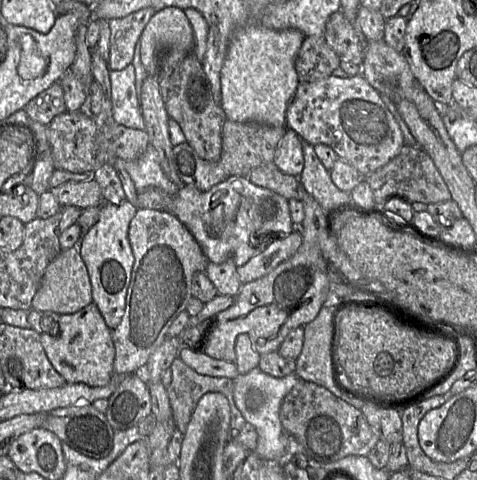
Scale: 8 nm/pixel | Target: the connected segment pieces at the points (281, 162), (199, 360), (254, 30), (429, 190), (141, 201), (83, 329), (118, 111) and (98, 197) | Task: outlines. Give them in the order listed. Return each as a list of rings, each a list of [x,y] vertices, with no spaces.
[[[291,128],[286,129],[276,147],[274,163],[281,172],[289,176],[299,176],[303,171],[302,140]]]
[[[198,346],[181,347],[178,358],[201,375],[230,379],[235,379],[240,375],[235,362],[214,359],[205,354],[203,349],[204,347]]]
[[[259,23],[233,33],[220,74],[220,107],[227,120],[286,126],[286,109],[299,84],[295,60],[304,37],[296,29],[275,30]]]
[[[405,145],[387,164],[363,177],[373,193],[375,204],[385,203],[392,196],[409,202],[431,204],[451,199],[451,193],[431,157],[418,146]]]
[[[231,176],[205,192],[184,184],[172,198],[156,189],[148,189],[137,194],[136,208],[174,214],[194,236],[209,262],[221,264],[233,258],[237,267],[297,227],[291,219],[288,199],[242,176]]]
[[[97,305],[88,306],[72,314],[60,315],[57,336],[40,334],[40,342],[47,358],[67,383],[84,383],[92,387],[107,385],[113,378],[115,347],[112,330],[108,328]]]
[[[132,63],[122,70],[110,70],[112,119],[128,128],[145,130]]]
[[[95,179],[67,182],[50,189],[61,206],[76,206],[81,210],[105,203],[100,186]]]

